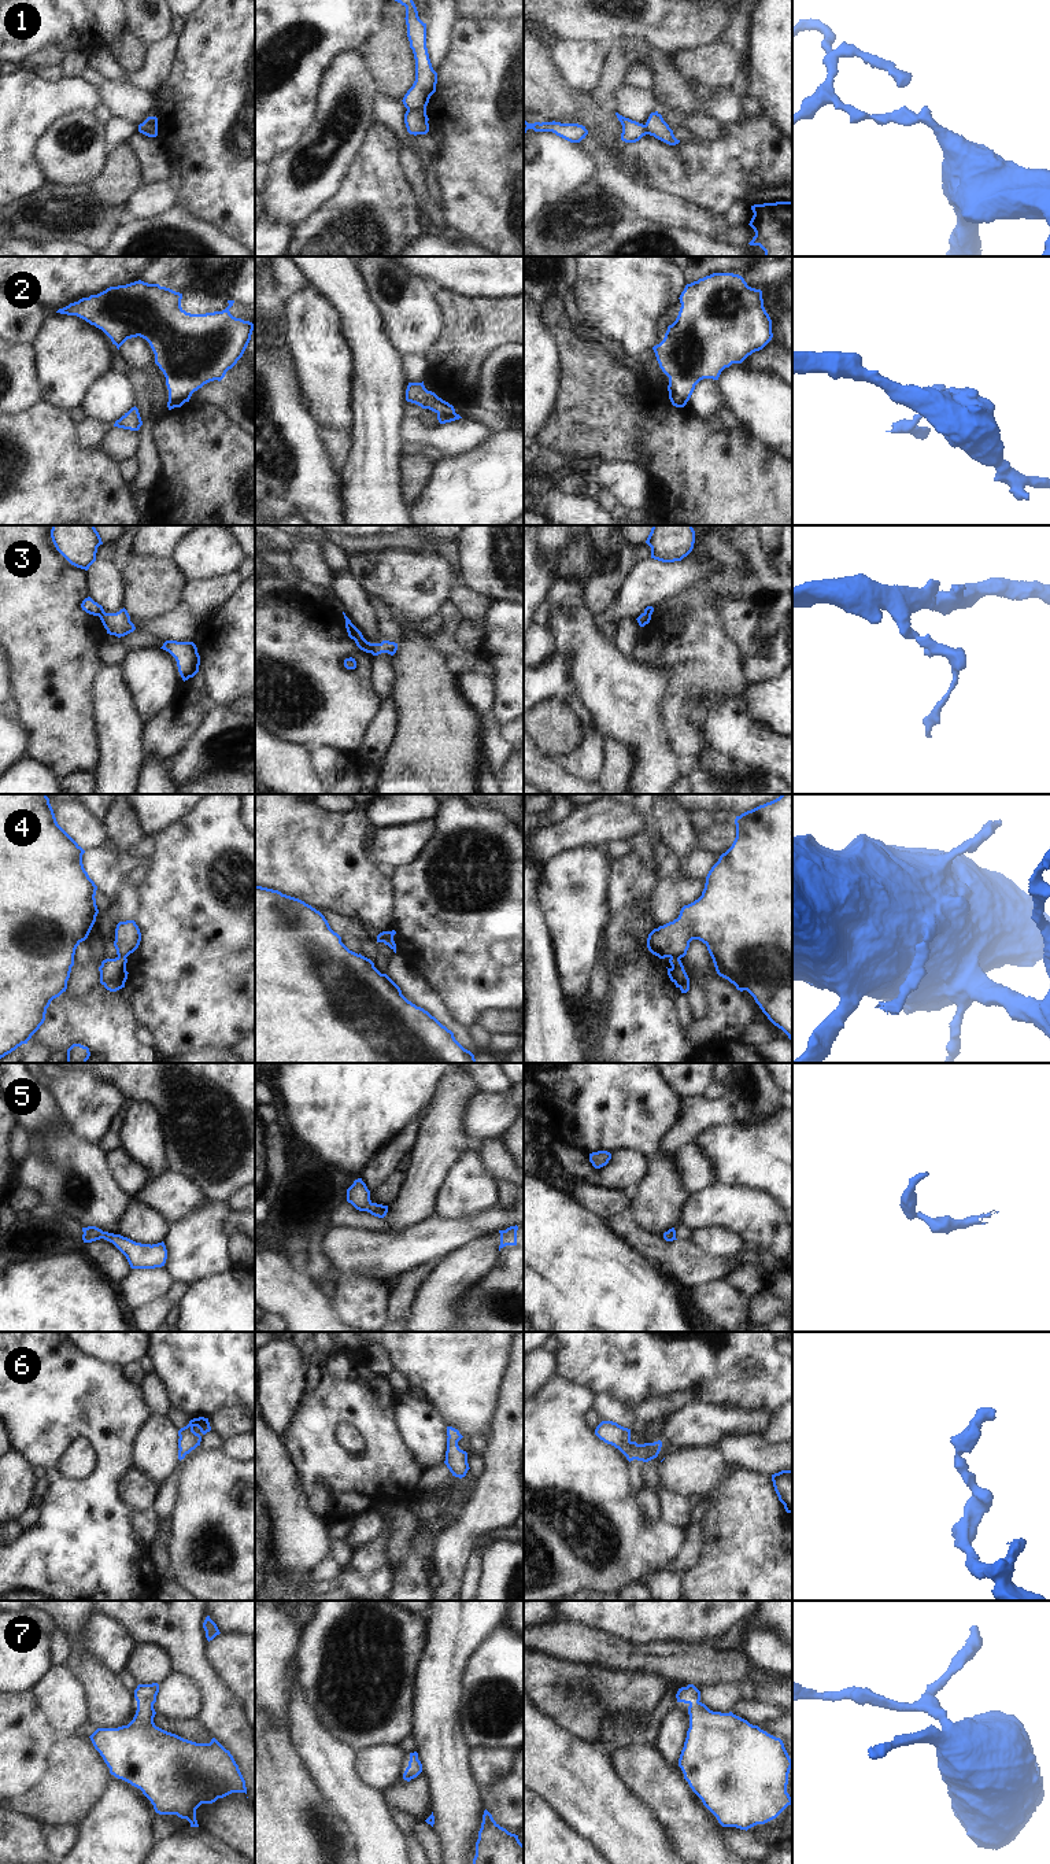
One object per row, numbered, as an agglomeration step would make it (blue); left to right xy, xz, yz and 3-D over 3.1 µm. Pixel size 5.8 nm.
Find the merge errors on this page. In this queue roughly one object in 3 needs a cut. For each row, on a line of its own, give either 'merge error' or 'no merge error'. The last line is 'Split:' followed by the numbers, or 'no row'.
1: merge error
2: merge error
3: merge error
4: merge error
5: no merge error
6: no merge error
7: no merge error
Split: 1, 2, 3, 4

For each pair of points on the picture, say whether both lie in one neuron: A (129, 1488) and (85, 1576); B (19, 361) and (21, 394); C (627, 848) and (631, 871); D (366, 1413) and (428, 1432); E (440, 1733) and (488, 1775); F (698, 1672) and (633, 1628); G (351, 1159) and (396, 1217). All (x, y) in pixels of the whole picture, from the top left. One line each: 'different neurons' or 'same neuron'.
A: different neurons
B: same neuron
C: different neurons
D: different neurons
E: different neurons
F: different neurons
G: different neurons

